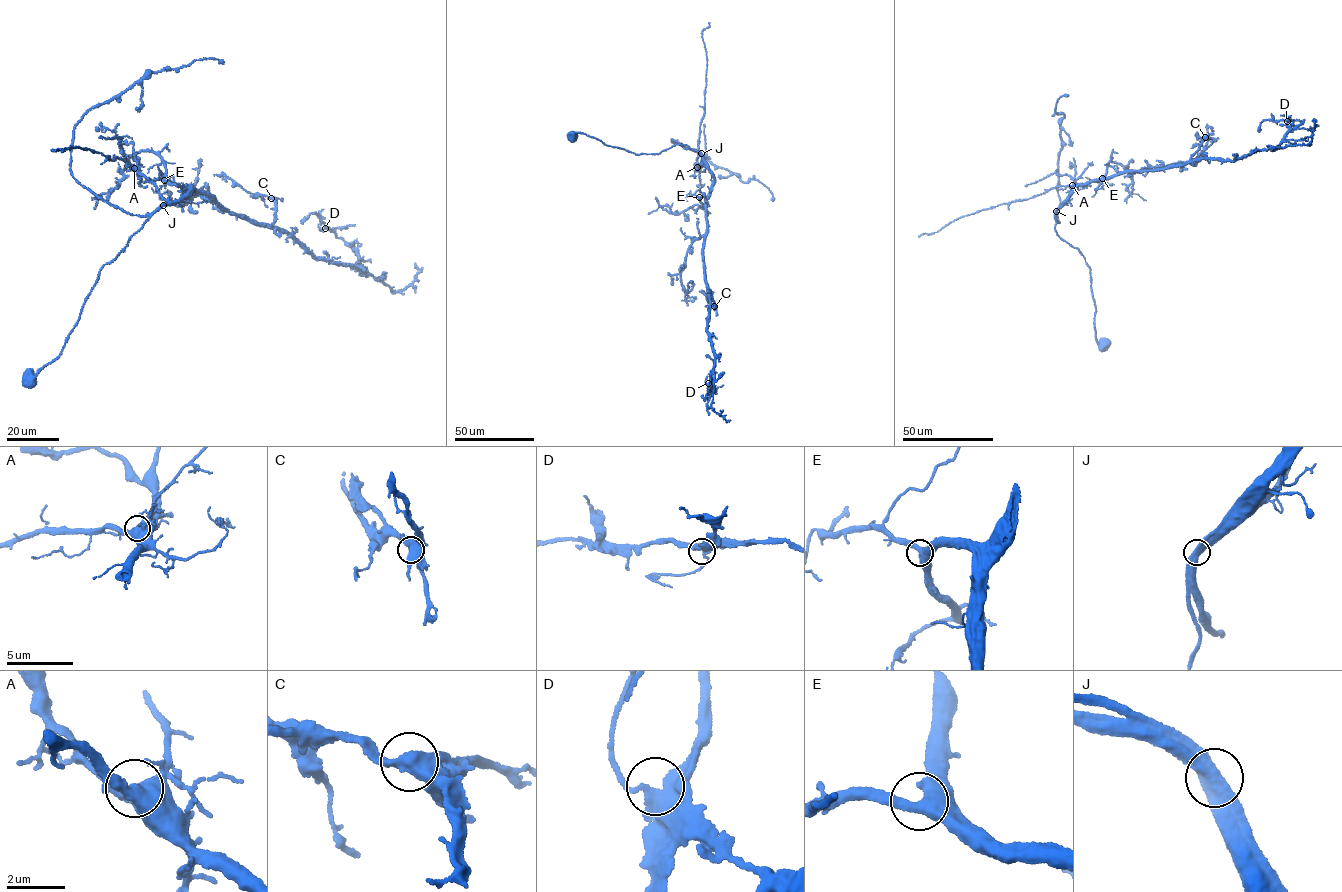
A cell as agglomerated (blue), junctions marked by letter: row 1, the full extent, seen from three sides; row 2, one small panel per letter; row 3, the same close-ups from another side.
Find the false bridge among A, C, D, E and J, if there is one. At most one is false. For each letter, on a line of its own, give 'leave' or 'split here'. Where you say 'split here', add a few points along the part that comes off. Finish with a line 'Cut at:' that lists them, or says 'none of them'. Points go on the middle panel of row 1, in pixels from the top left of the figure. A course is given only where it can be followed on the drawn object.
A: leave
C: leave
D: leave
E: leave
J: leave
Cut at: none of them

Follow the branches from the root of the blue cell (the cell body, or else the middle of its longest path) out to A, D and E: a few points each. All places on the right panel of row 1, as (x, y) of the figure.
A: (1102, 344), (1095, 336), (1089, 267), (1078, 249), (1058, 236), (1055, 227), (1056, 211), (1067, 201), (1072, 185)
D: (1102, 344), (1095, 336), (1089, 267), (1057, 234), (1057, 209), (1092, 181), (1275, 149), (1303, 120), (1287, 121)
E: (1102, 344), (1095, 336), (1089, 267), (1078, 249), (1058, 236), (1055, 227), (1056, 210), (1075, 187), (1102, 178)

